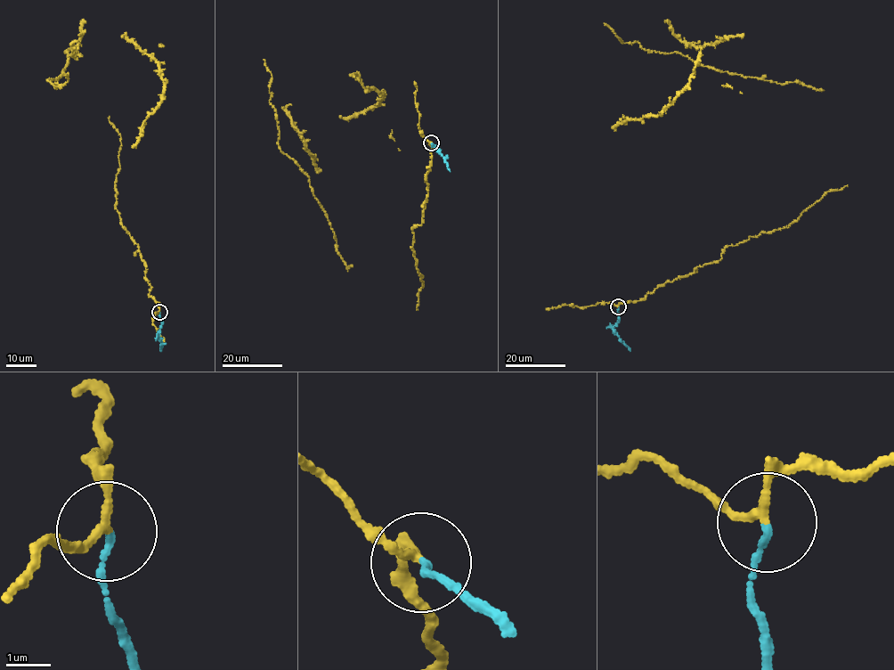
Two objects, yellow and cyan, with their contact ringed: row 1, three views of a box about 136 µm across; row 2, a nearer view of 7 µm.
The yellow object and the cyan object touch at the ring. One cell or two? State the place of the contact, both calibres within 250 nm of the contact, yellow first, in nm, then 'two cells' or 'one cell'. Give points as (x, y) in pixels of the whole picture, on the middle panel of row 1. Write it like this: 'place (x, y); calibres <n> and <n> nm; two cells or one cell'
place (431, 142); calibres 140 and 130 nm; two cells

